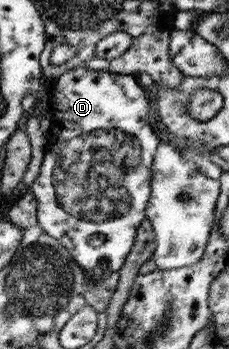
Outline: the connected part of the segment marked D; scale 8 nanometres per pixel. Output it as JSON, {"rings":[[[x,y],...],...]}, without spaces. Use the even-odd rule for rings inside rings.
{"rings":[[[76,67],[54,79],[50,91],[49,145],[40,174],[29,191],[39,202],[37,221],[41,229],[69,250],[73,261],[88,273],[92,285],[97,286],[96,277],[107,276],[109,270],[119,271],[133,248],[137,227],[145,219],[145,207],[151,199],[151,167],[159,139],[149,121],[147,95],[131,74]]]}

